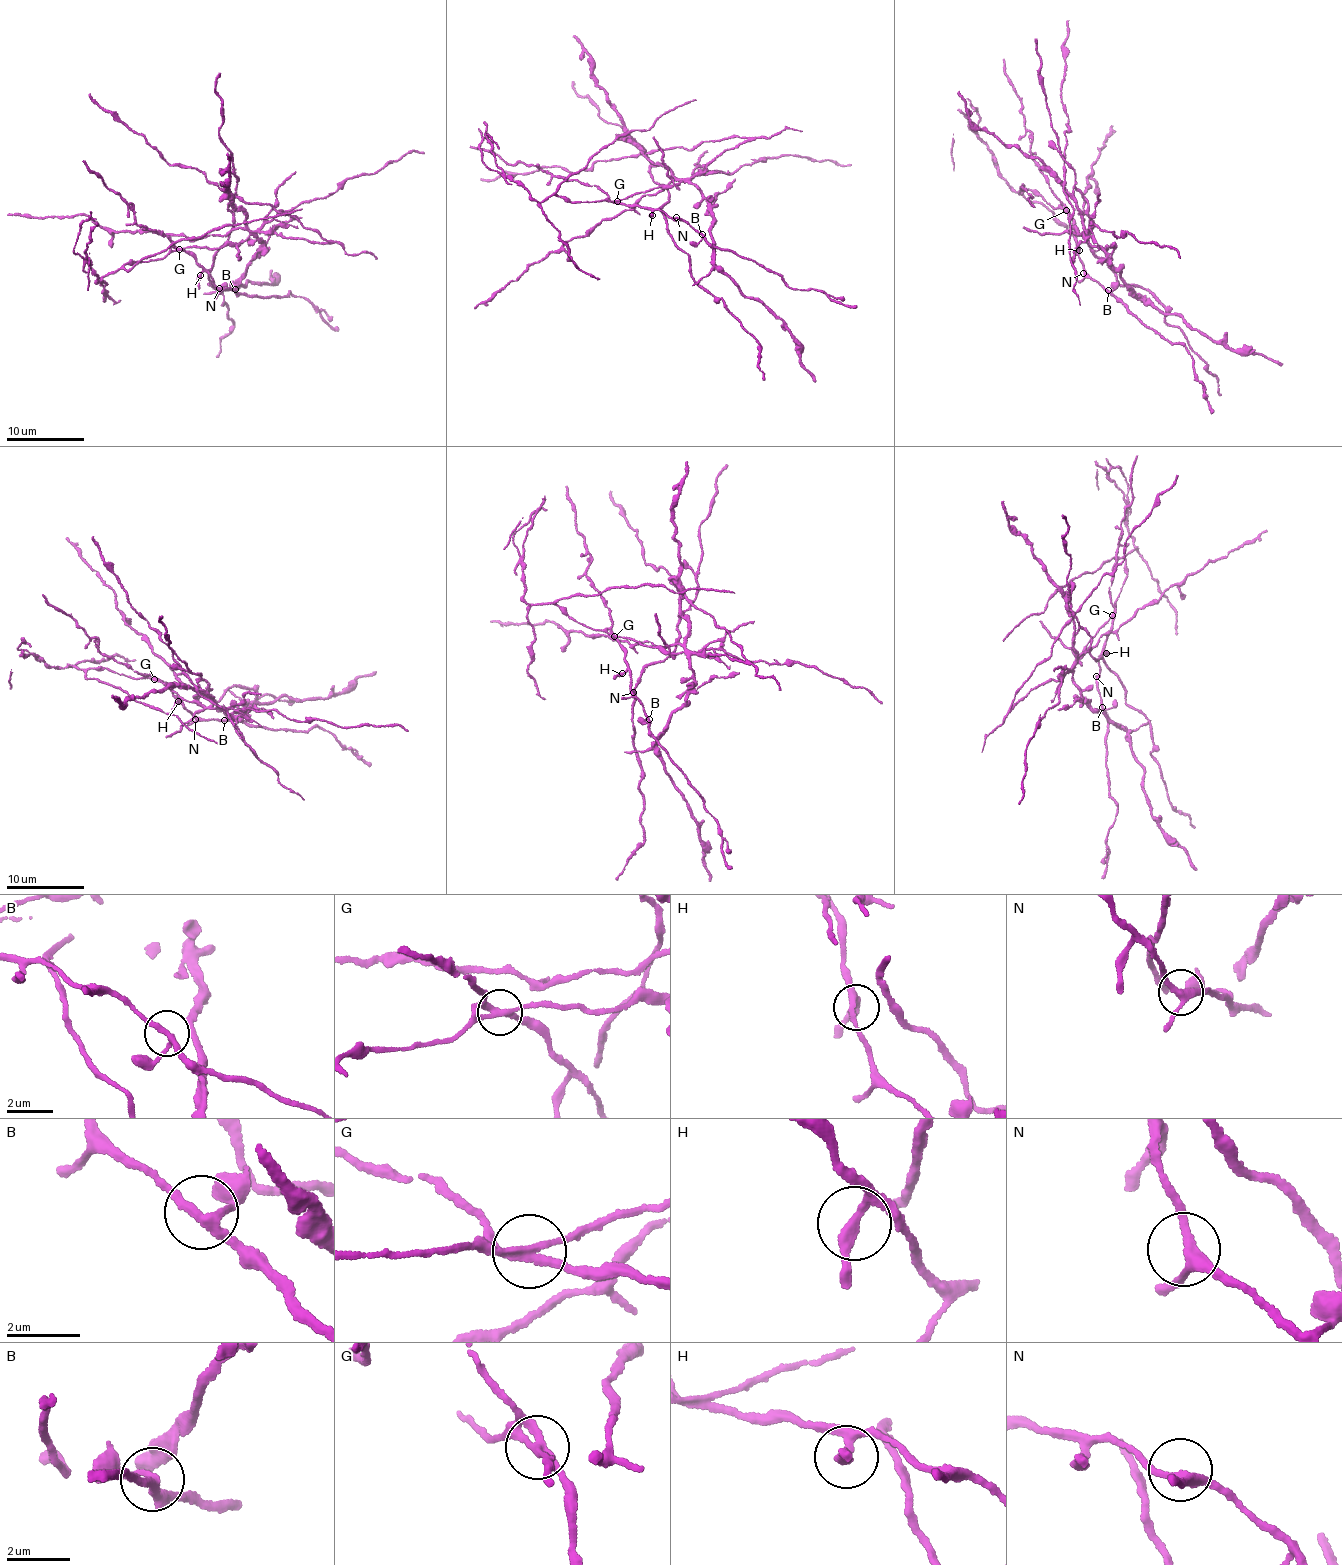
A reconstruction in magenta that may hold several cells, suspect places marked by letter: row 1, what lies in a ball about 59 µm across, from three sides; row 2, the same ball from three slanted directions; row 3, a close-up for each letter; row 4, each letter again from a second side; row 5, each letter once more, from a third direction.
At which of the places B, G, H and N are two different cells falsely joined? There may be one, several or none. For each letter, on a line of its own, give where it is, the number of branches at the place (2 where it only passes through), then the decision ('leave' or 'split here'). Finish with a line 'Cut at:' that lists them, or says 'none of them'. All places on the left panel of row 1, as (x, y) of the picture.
B: place (235, 289); branches 3; leave
G: place (179, 249); branches 3; split here
H: place (200, 275); branches 3; leave
N: place (219, 288); branches 3; leave
Cut at: G

